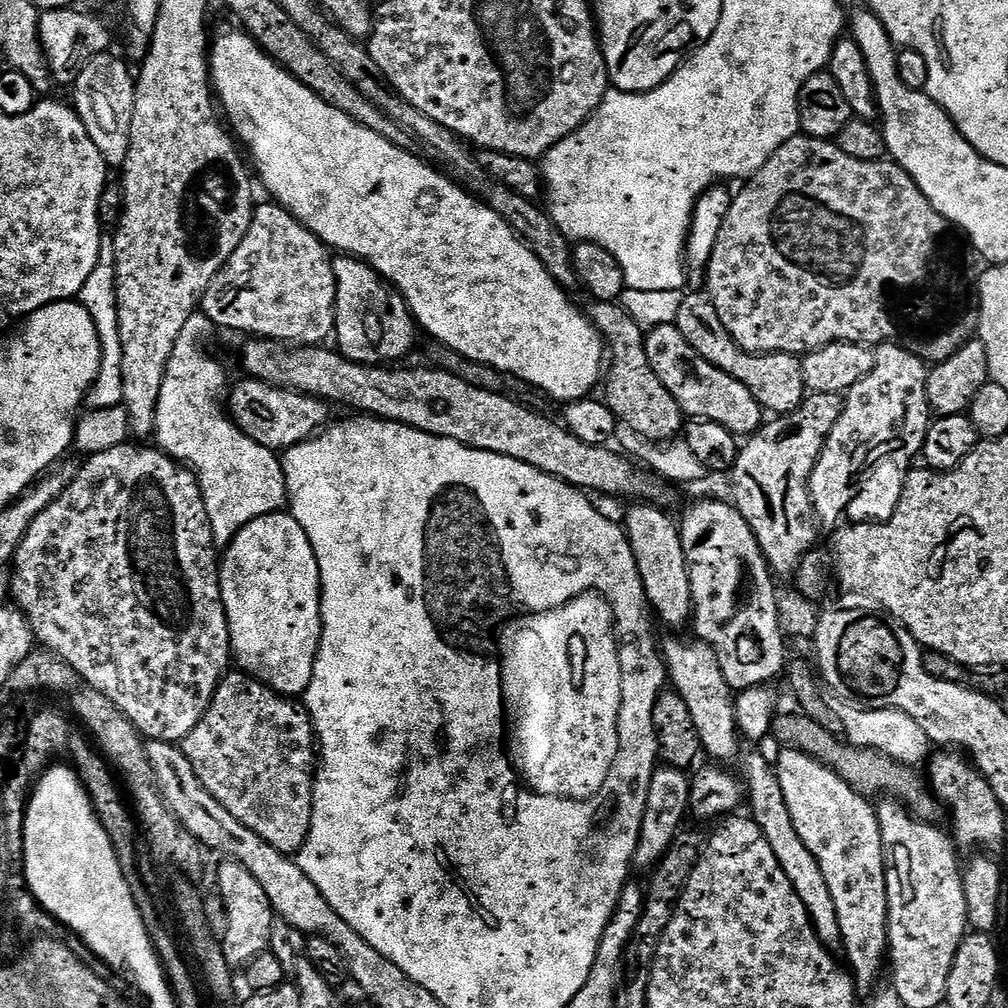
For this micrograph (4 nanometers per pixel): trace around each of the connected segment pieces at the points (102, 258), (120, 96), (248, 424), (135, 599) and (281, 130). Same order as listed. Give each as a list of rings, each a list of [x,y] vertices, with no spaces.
[[[111,235],[100,238],[98,266],[86,278],[86,286],[80,291],[78,303],[94,318],[94,326],[100,339],[100,369],[98,378],[84,396],[83,407],[88,410],[119,408],[124,403],[122,394],[122,338],[118,330],[118,302],[116,301],[116,241]]]
[[[107,52],[91,60],[90,65],[82,70],[71,87],[72,106],[82,118],[86,132],[97,146],[111,169],[123,167],[130,148],[130,129],[133,125],[134,98],[136,97],[135,77],[130,67]]]
[[[243,379],[237,384],[235,381],[226,396],[230,419],[250,438],[254,438],[254,442],[271,448],[273,452],[280,454],[312,439],[329,423],[329,405],[319,396],[307,396],[305,392],[295,392],[292,388],[278,388],[264,380]]]
[[[136,442],[119,444],[105,452],[87,457],[79,465],[79,472],[70,486],[52,505],[42,510],[29,524],[16,555],[10,565],[10,600],[24,613],[32,628],[35,643],[41,649],[52,652],[69,669],[77,672],[83,683],[98,690],[114,706],[118,706],[134,722],[140,735],[148,740],[161,740],[167,744],[179,745],[202,722],[210,702],[214,698],[220,679],[229,671],[233,659],[228,619],[220,593],[220,569],[218,549],[212,531],[210,518],[206,514],[206,502],[202,498],[200,483],[191,468],[161,452],[159,447],[139,448]]]
[[[235,31],[224,32],[217,40],[215,37],[211,41],[210,83],[222,105],[222,112],[226,120],[226,115],[228,115],[227,123],[230,125],[231,131],[238,137],[239,143],[243,145],[246,152],[246,147],[248,147],[247,155],[250,160],[250,155],[252,155],[251,163],[254,165],[255,175],[258,177],[259,183],[261,180],[265,190],[272,195],[269,197],[280,207],[292,213],[292,217],[302,227],[314,233],[329,249],[337,248],[335,250],[337,253],[354,256],[357,260],[364,261],[379,276],[384,277],[385,281],[404,297],[409,310],[412,311],[415,323],[423,331],[425,328],[432,335],[433,341],[450,346],[450,350],[458,350],[458,354],[462,354],[474,362],[482,362],[486,366],[497,368],[498,371],[504,373],[505,377],[517,376],[518,379],[533,384],[538,391],[545,392],[546,395],[553,396],[556,400],[571,402],[591,397],[593,395],[592,387],[596,383],[596,387],[601,383],[602,369],[606,364],[605,340],[587,315],[581,309],[579,312],[572,305],[572,300],[568,297],[571,295],[560,287],[557,280],[550,278],[546,266],[542,266],[542,262],[538,262],[536,255],[524,245],[524,241],[516,235],[516,231],[501,216],[494,214],[494,210],[490,210],[487,204],[481,202],[459,183],[453,182],[443,171],[435,172],[430,165],[423,164],[416,156],[411,156],[408,148],[394,146],[374,130],[366,130],[366,126],[346,118],[346,114],[342,114],[342,110],[334,110],[334,106],[317,102],[315,94],[306,86],[302,86],[302,82],[295,80],[276,61],[271,60],[264,53],[264,49],[247,32]]]

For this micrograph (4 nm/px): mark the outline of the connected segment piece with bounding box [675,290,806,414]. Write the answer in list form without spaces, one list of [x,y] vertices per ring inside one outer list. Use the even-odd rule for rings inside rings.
[[[692,290],[685,295],[682,306],[679,307],[675,326],[682,334],[682,338],[690,342],[692,349],[702,358],[706,358],[706,362],[710,362],[710,366],[718,366],[722,374],[730,374],[730,378],[742,382],[742,386],[746,386],[746,390],[754,394],[754,398],[765,413],[783,414],[800,407],[806,395],[801,357],[791,356],[785,352],[757,354],[742,350],[738,342],[730,338],[730,330],[722,326],[722,318],[718,318],[718,310],[714,310],[707,291]]]

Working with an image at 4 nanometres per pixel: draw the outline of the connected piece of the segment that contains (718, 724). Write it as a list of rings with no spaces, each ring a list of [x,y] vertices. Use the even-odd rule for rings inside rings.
[[[668,640],[662,644],[662,664],[666,669],[666,676],[672,679],[671,687],[681,696],[682,700],[690,708],[691,717],[698,730],[701,749],[713,756],[713,761],[728,762],[740,752],[742,737],[739,728],[736,727],[736,701],[734,690],[726,682],[726,678],[720,669],[720,663],[716,657],[716,651],[703,642],[691,642],[687,644],[684,640]]]

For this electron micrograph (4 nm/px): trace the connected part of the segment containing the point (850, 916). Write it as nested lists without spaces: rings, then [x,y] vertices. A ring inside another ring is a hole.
[[[785,748],[779,754],[780,757],[775,757],[774,767],[776,776],[780,779],[782,794],[786,798],[786,806],[790,806],[790,818],[794,818],[794,830],[798,830],[798,838],[802,838],[802,842],[806,842],[810,854],[814,854],[818,866],[822,868],[822,878],[826,878],[826,886],[830,886],[830,898],[834,898],[834,910],[838,910],[838,926],[842,930],[842,938],[844,939],[842,948],[843,951],[848,951],[846,964],[855,979],[857,993],[871,993],[881,983],[881,981],[879,982],[880,971],[883,968],[885,971],[888,954],[888,887],[886,886],[886,874],[884,873],[884,847],[882,846],[880,827],[876,818],[876,808],[873,805],[868,805],[871,803],[865,797],[857,794],[849,784],[842,782],[842,778],[838,778],[838,774],[834,774],[834,770],[822,766],[822,762],[818,762],[793,748]]]

